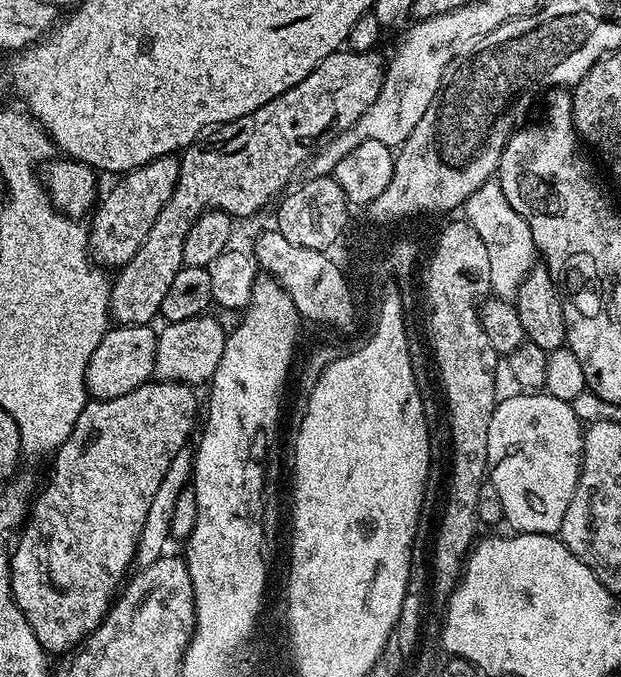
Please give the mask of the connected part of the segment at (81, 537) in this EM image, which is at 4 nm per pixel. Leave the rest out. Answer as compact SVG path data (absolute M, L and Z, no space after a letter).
M157 379L155 382L149 382L138 386L134 390L130 390L130 394L122 394L118 398L110 398L109 400L94 400L89 399L85 408L78 416L77 422L74 423L73 432L65 439L64 442L54 452L54 458L56 461L52 464L52 473L48 476L48 485L39 489L38 495L33 499L30 505L30 511L27 520L24 522L24 527L20 529L18 533L18 539L15 541L14 547L11 549L12 553L12 597L16 599L16 605L18 610L22 610L22 614L26 618L26 622L30 622L30 630L34 630L34 638L38 638L38 642L44 647L45 653L53 654L52 652L68 652L71 653L77 646L83 645L84 641L87 640L89 634L93 632L108 614L108 609L112 607L114 603L114 597L117 595L118 589L125 583L126 577L129 575L128 567L133 567L136 558L136 543L138 538L142 534L142 525L146 522L146 514L150 510L150 501L154 499L154 493L158 490L158 485L162 482L162 477L166 474L167 468L170 466L170 462L174 462L174 458L180 452L185 451L188 439L193 436L198 428L198 420L196 424L196 396L194 393L193 385L191 384L179 384L173 380L161 380Z

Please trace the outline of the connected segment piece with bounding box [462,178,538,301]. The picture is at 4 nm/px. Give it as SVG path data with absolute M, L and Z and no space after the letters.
M496 178L482 182L482 186L478 186L474 194L470 194L468 201L462 205L462 216L470 226L474 226L474 230L478 230L478 238L482 238L482 243L486 245L486 254L490 257L491 295L501 300L511 301L520 291L522 282L528 276L528 271L534 266L535 260L532 259L537 259L538 256L538 249L530 234L530 226L526 218L522 218L522 214L518 214L514 206L506 202L506 194L502 194L502 186Z

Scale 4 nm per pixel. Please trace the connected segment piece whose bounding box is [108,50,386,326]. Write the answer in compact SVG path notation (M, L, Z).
M341 50L330 54L302 82L278 94L266 106L211 129L183 149L174 194L162 206L162 214L154 218L154 226L150 226L146 242L138 246L138 254L111 281L108 310L117 325L151 325L152 319L160 316L162 298L166 298L174 274L184 264L182 246L186 234L203 212L227 212L233 218L254 215L293 183L292 175L307 165L314 150L333 131L332 124L336 124L337 133L356 125L384 85L386 60L378 53Z

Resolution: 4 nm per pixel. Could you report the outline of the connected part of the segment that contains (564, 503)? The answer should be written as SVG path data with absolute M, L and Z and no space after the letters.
M517 392L514 398L504 399L499 401L494 410L494 414L490 418L489 433L487 435L487 464L488 474L487 481L494 486L494 490L498 493L498 498L502 501L504 510L505 525L509 525L511 531L515 533L542 533L544 535L555 535L559 533L562 524L562 518L565 517L566 509L570 504L570 498L573 497L573 492L577 488L577 479L580 476L580 462L583 456L584 440L583 440L583 425L582 422L574 414L571 403L552 395L539 393Z

